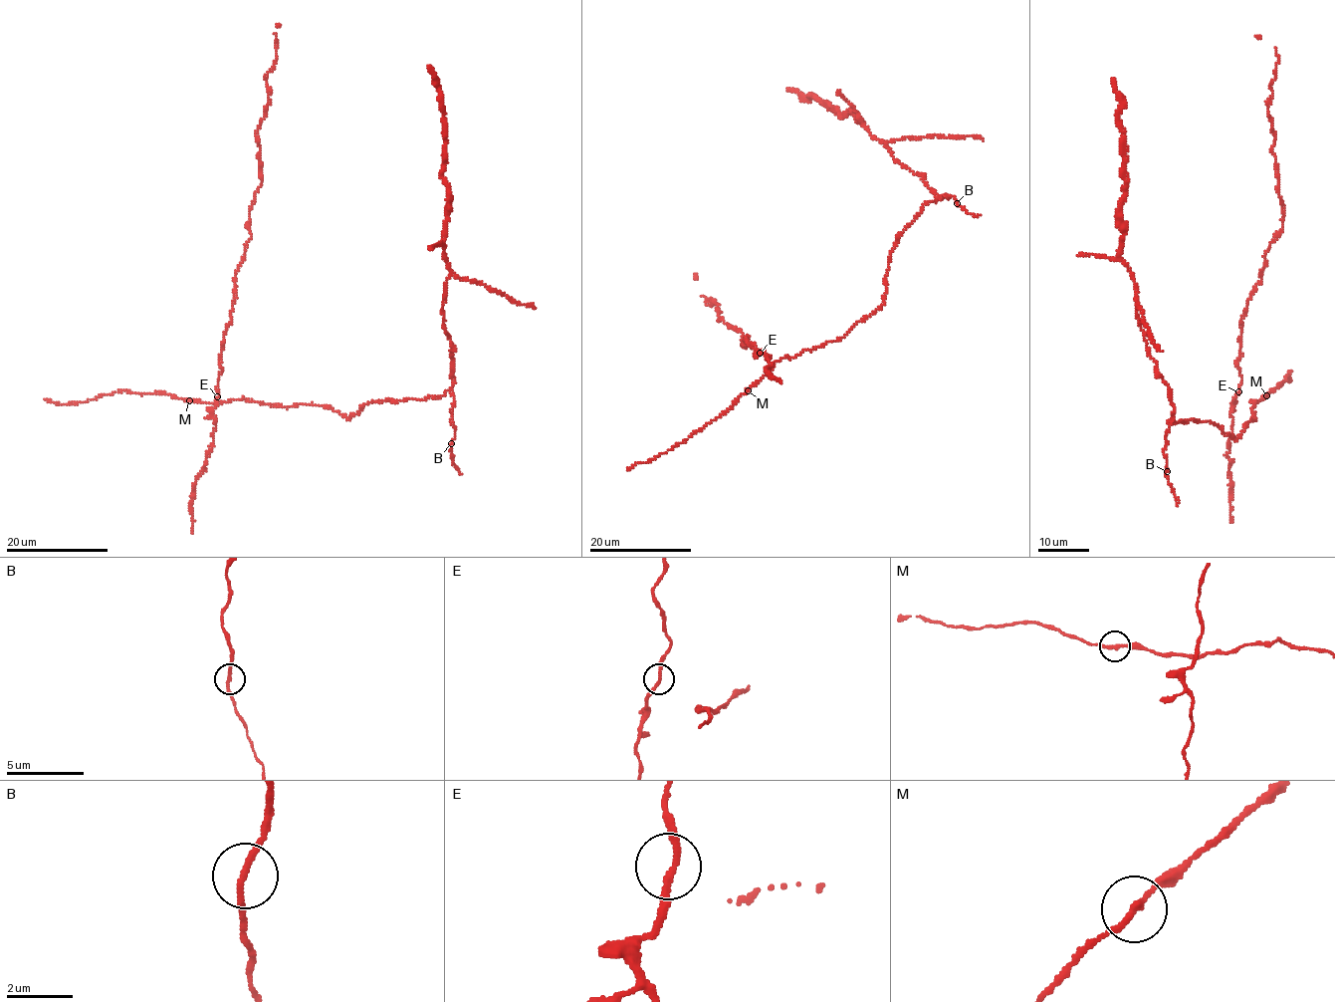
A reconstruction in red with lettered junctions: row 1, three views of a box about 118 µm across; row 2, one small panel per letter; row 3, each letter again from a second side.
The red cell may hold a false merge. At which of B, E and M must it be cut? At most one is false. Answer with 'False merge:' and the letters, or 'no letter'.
False merge: no letter

